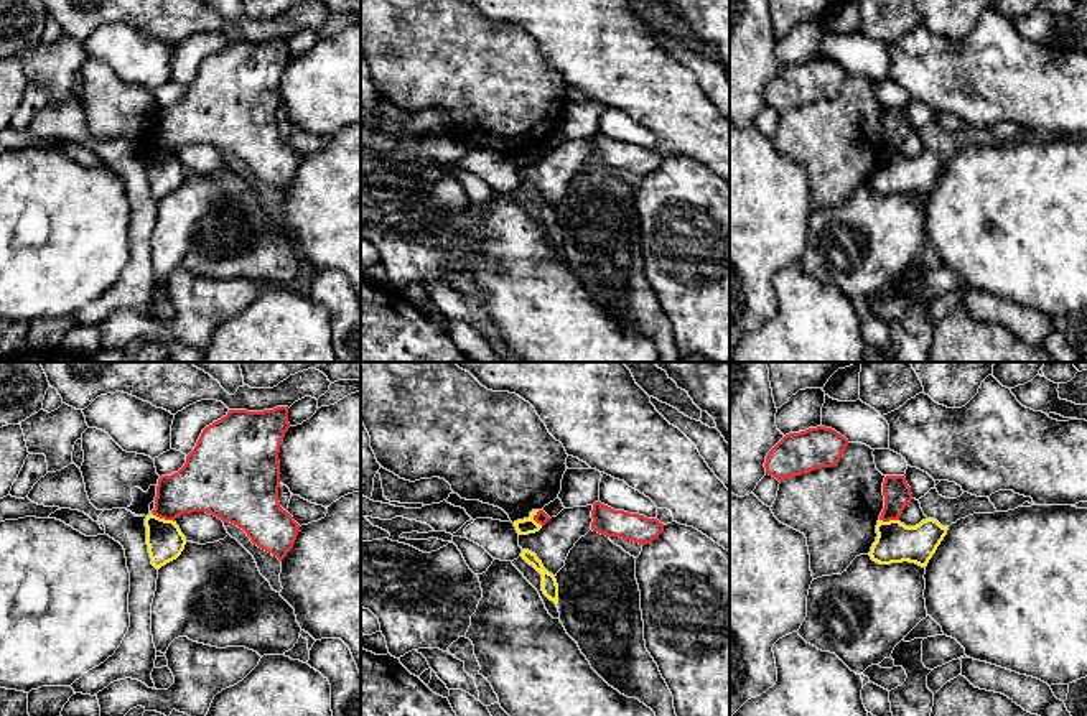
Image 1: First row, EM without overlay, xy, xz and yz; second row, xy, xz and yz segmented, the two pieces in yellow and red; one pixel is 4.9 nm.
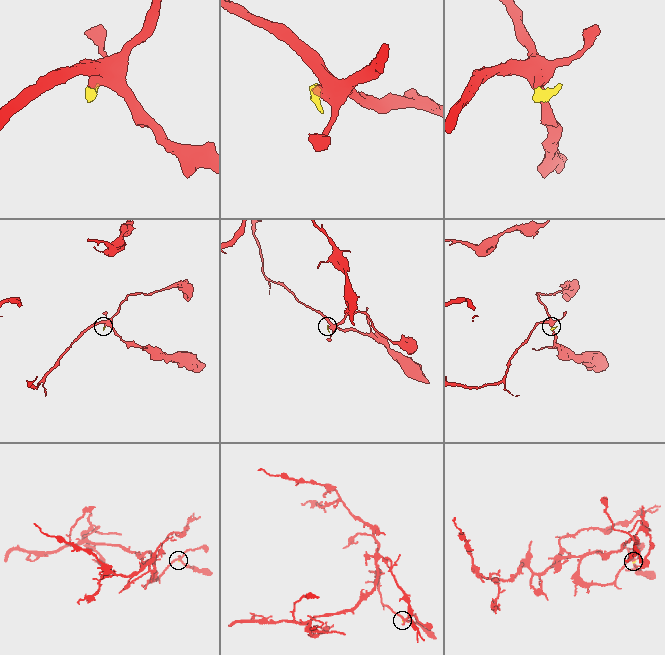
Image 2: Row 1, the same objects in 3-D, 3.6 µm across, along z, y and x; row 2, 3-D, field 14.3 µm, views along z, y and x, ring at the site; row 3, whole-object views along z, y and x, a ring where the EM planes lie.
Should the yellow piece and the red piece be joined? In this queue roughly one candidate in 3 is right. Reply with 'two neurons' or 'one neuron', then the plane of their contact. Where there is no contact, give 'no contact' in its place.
two neurons; contact in xy

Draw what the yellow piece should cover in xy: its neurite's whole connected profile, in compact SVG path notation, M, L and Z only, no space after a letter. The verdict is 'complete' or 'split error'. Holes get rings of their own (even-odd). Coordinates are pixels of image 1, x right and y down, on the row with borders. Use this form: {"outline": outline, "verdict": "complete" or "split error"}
{"outline": "M153 514L145 518L147 545L152 565L160 570L176 560L184 550L186 538L173 520L160 518Z", "verdict": "complete"}

